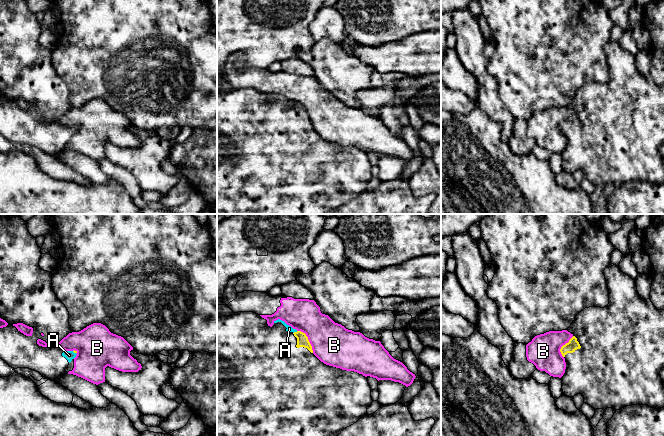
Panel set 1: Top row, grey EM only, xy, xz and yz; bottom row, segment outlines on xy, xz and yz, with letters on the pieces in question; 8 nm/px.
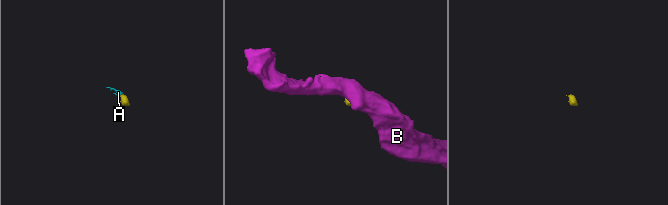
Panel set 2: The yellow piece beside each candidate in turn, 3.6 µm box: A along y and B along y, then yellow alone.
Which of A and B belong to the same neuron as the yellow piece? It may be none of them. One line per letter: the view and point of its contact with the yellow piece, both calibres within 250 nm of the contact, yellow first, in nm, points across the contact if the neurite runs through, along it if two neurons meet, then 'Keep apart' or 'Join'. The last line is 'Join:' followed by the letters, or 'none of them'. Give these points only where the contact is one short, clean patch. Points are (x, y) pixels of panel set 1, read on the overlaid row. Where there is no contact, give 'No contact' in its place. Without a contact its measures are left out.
A: Touches yellow at xz (295, 332). Thickness 100 nm (yellow) against 50 nm. Join
B: Touches yellow at xz (307, 339). Thickness 100 nm (yellow) against 340 nm. Boundary: xz (297, 330), (305, 334), (313, 352). Keep apart
Join: A

